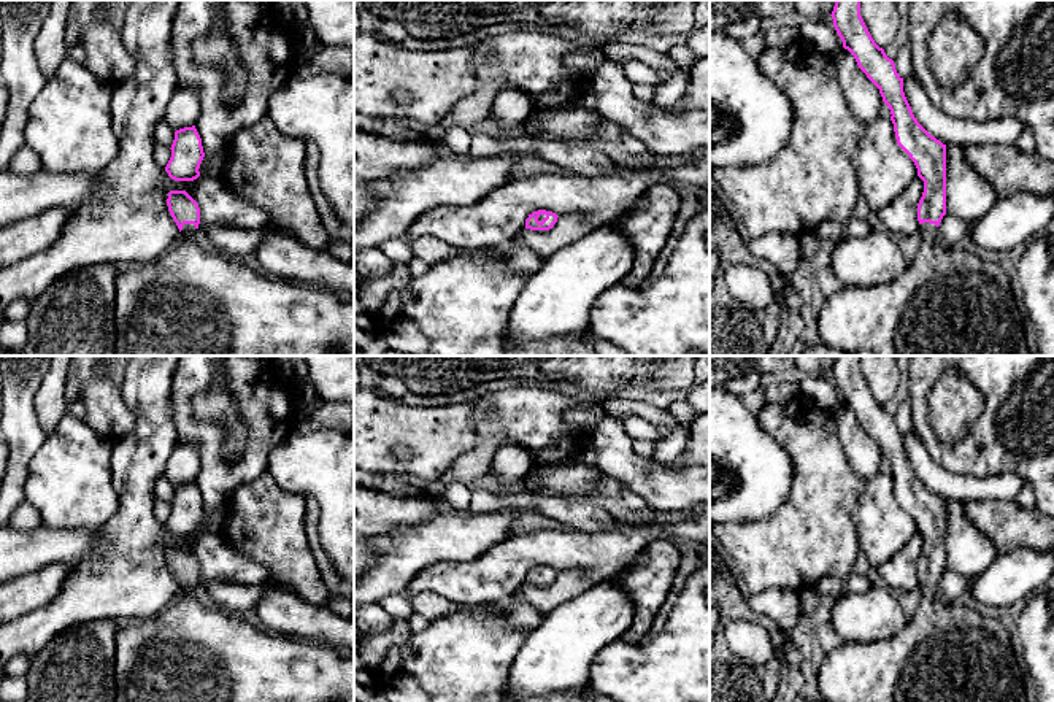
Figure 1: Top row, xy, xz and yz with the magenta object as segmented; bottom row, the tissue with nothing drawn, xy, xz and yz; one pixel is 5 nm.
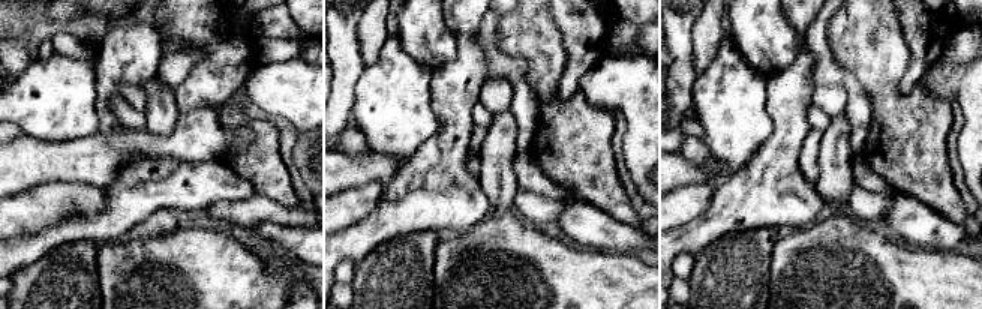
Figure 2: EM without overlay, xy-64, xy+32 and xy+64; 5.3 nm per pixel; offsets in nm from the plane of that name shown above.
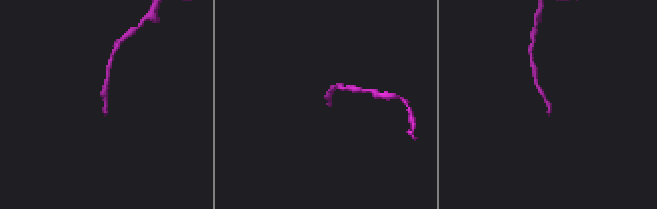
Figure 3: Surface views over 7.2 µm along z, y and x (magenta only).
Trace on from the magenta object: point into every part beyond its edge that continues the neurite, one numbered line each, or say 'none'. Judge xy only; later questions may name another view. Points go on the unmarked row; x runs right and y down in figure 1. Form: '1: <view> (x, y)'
1: xy (188, 651)

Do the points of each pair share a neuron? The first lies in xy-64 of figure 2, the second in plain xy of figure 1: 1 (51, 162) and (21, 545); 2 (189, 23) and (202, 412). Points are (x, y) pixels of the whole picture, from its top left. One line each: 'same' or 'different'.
1: same
2: different

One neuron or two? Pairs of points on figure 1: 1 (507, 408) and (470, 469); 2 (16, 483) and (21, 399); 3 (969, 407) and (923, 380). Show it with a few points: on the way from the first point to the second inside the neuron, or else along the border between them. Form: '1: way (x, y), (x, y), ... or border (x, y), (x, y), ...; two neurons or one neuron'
1: way (497, 423), (483, 455); one neuron
2: way (18, 462), (21, 455), (21, 420); one neuron
3: border (945, 372), (927, 394), (927, 423); two neurons

